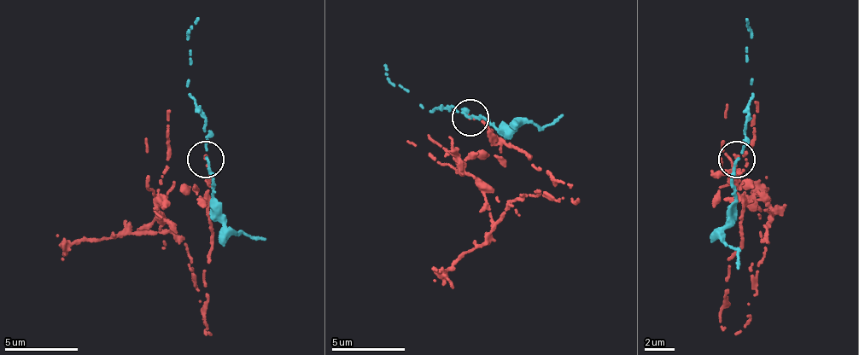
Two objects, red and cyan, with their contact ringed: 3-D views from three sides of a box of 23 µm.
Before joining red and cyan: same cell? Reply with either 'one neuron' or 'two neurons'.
two neurons

